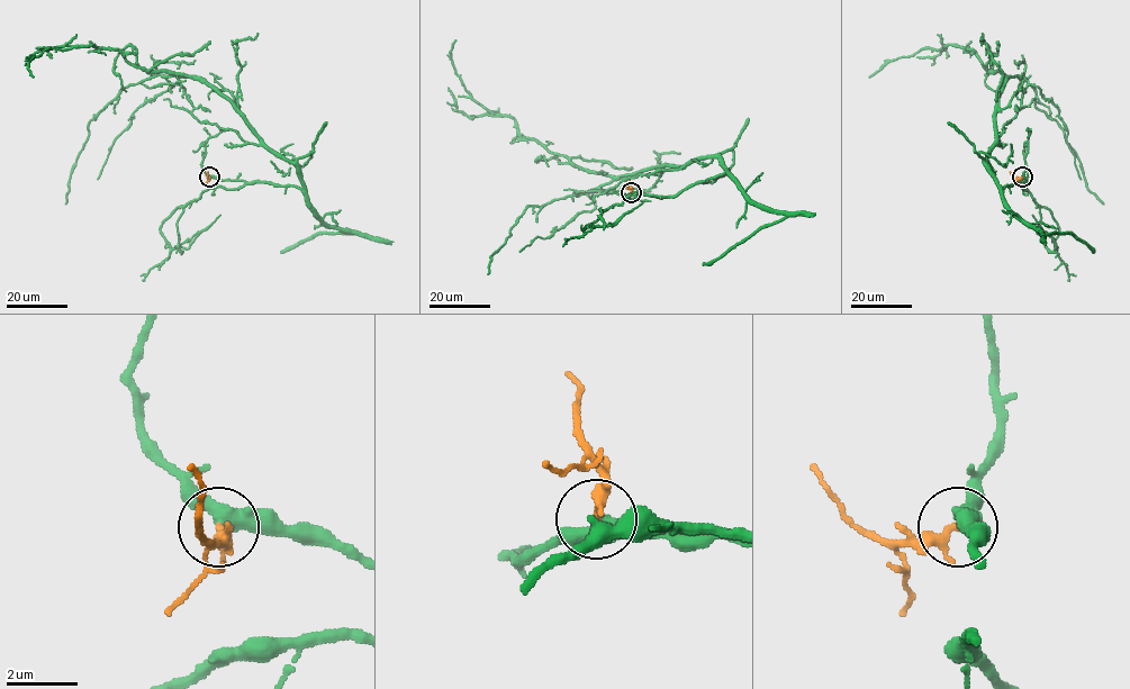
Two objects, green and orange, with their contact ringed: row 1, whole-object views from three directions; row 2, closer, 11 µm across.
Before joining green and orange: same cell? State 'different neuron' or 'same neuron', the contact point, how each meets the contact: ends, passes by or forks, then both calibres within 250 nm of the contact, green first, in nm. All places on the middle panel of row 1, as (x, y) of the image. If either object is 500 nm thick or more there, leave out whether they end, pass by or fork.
different neuron | (631, 192) | green passes by | orange ends | 480/320 nm

